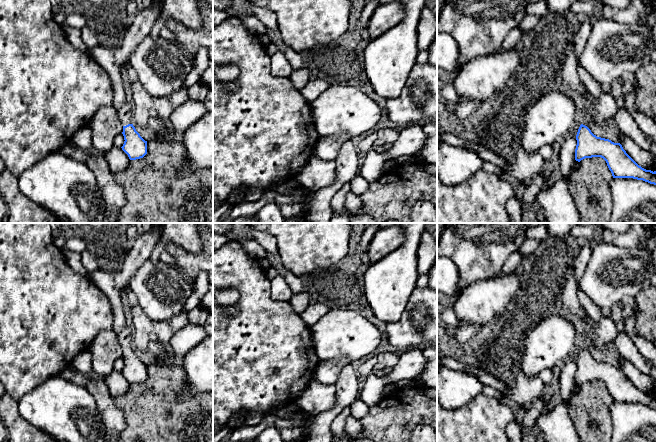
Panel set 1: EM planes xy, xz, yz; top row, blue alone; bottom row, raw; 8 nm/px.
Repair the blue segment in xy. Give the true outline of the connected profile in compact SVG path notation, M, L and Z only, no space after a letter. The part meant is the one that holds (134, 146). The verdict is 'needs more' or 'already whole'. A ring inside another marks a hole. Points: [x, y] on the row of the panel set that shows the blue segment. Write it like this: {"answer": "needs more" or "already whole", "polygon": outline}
{"answer": "needs more", "polygon": "M126 102L117 110L119 119L123 125L124 144L122 150L130 160L143 158L147 154L147 141L145 141L133 126L133 109Z"}

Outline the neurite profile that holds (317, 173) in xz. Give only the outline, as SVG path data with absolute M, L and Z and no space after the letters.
M311 156L294 178L305 189L316 192L335 182L336 163Z

